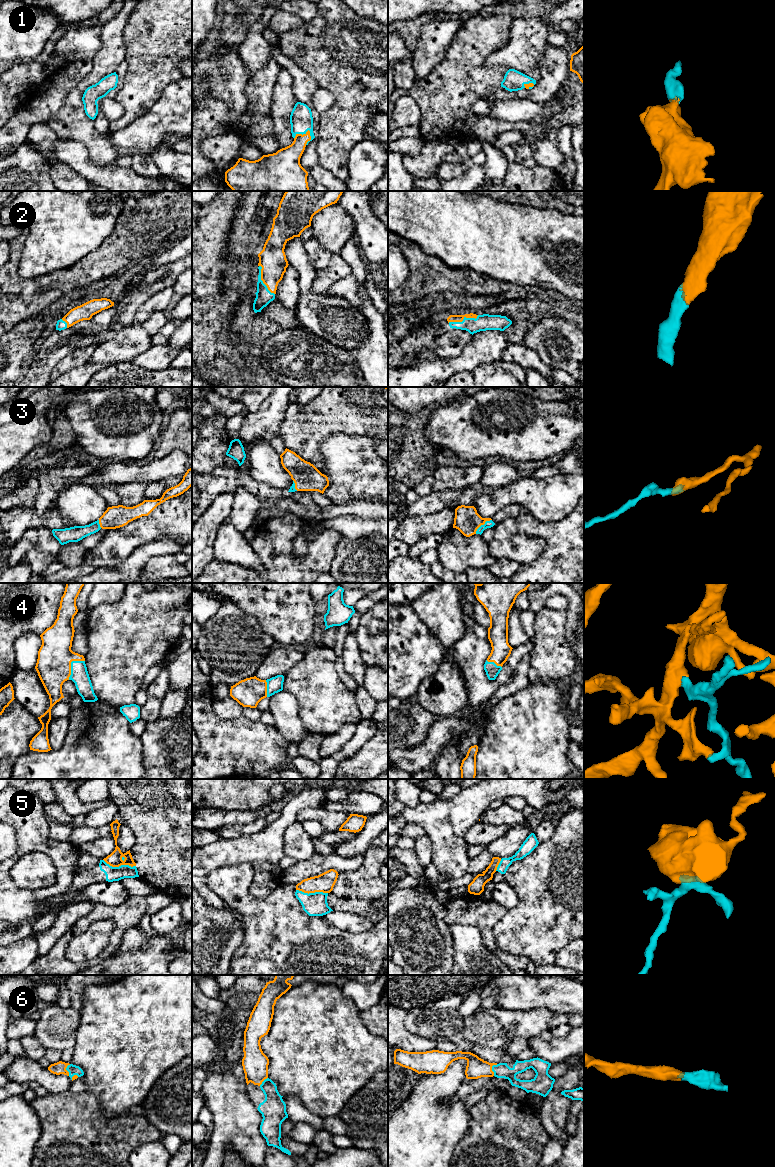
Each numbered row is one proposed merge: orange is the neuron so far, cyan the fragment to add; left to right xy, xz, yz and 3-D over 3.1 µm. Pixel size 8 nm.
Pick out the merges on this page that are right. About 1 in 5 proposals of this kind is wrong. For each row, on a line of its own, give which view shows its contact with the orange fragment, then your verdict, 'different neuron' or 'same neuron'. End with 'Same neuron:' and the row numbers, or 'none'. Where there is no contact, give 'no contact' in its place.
1: contact in xz; same neuron
2: contact in yz; same neuron
3: contact in yz; same neuron
4: contact in xy; same neuron
5: contact in xy; different neuron
6: contact in yz; same neuron
Same neuron: 1, 2, 3, 4, 6

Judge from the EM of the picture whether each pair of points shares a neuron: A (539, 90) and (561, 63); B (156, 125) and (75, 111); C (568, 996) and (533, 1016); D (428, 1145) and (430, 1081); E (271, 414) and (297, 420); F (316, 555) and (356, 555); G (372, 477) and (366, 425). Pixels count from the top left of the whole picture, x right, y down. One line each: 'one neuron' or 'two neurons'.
A: one neuron
B: two neurons
C: two neurons
D: one neuron
E: two neurons
F: two neurons
G: two neurons

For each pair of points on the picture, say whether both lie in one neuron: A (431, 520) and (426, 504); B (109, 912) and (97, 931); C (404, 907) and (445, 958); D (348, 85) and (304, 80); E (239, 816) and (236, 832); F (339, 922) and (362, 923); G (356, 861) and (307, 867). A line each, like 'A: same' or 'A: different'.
A: different
B: different
C: same
D: different
E: different
F: same
G: same

